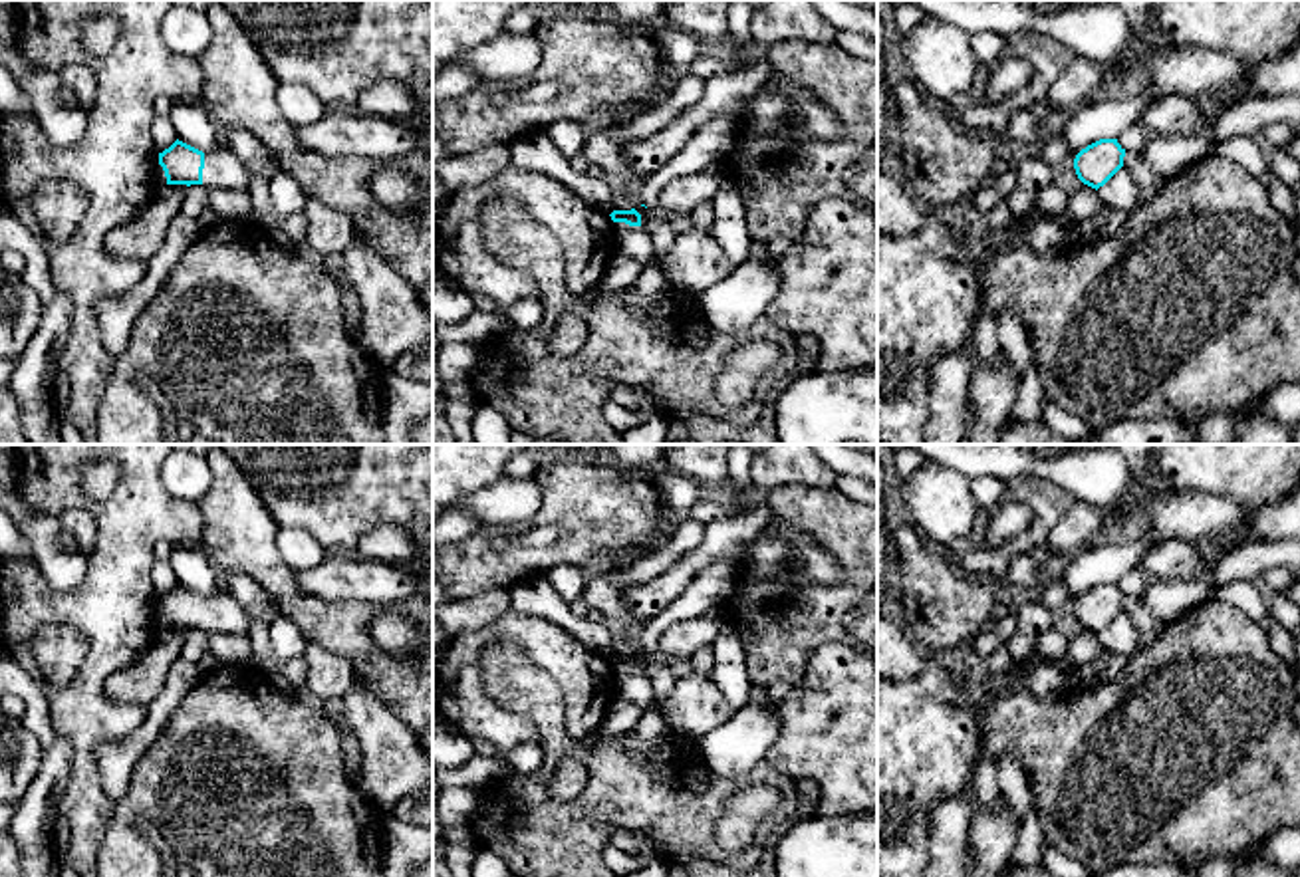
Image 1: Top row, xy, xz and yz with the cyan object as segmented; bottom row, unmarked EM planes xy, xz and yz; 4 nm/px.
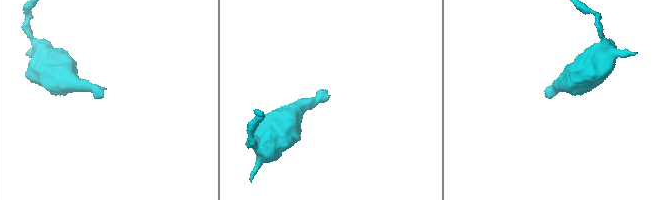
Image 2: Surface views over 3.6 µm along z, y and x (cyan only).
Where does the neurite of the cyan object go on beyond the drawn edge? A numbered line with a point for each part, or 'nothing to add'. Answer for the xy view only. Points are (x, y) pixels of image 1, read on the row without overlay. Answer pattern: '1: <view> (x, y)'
1: xy (223, 614)

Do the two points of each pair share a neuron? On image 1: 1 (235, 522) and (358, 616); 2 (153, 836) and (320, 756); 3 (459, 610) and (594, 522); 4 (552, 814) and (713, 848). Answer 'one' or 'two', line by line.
1: one
2: two
3: two
4: one

